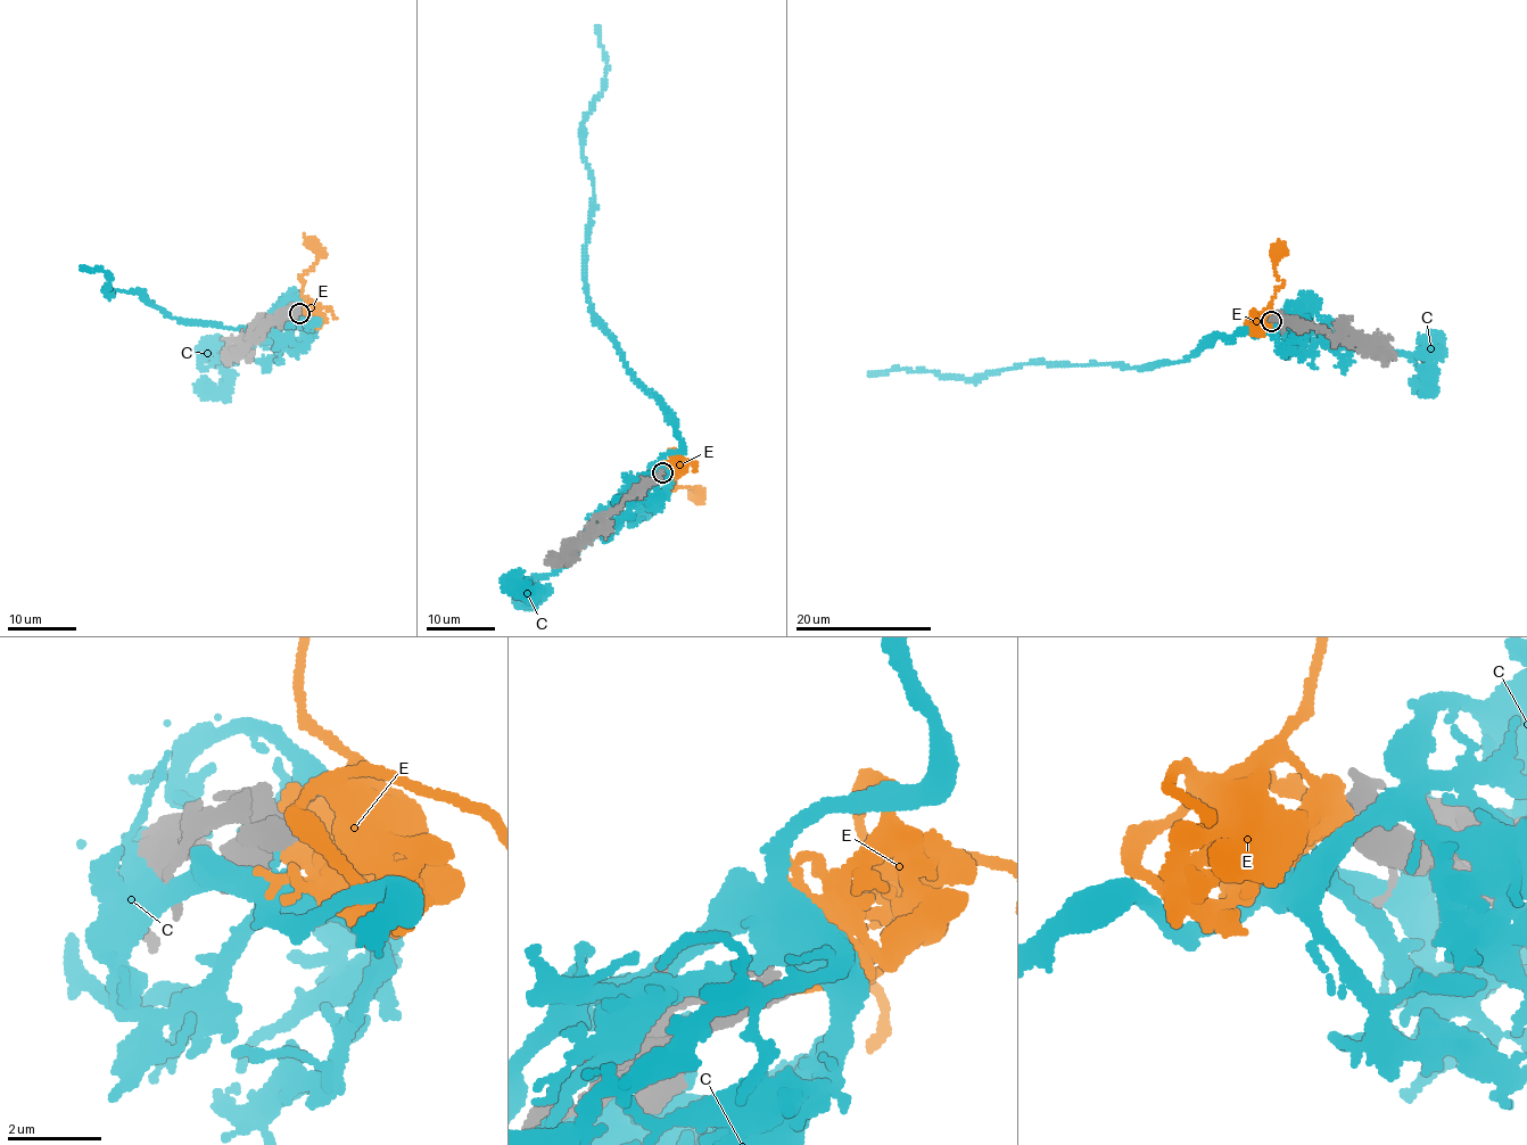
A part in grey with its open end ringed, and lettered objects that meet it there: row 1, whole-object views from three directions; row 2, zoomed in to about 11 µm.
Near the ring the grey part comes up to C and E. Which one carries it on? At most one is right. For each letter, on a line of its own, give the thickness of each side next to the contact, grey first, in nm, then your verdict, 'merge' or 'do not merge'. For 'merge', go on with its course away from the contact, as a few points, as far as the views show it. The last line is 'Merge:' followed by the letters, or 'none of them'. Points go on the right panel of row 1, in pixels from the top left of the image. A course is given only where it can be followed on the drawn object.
C: 500 nm thick on the grey side, 240 nm on the other; do not merge
E: 500 nm thick on the grey side, 600 nm on the other; merge; it runs (1271, 321), (1269, 307), (1273, 293), (1284, 281), (1276, 274), (1273, 260), (1281, 242), (1278, 239)
Merge: E

